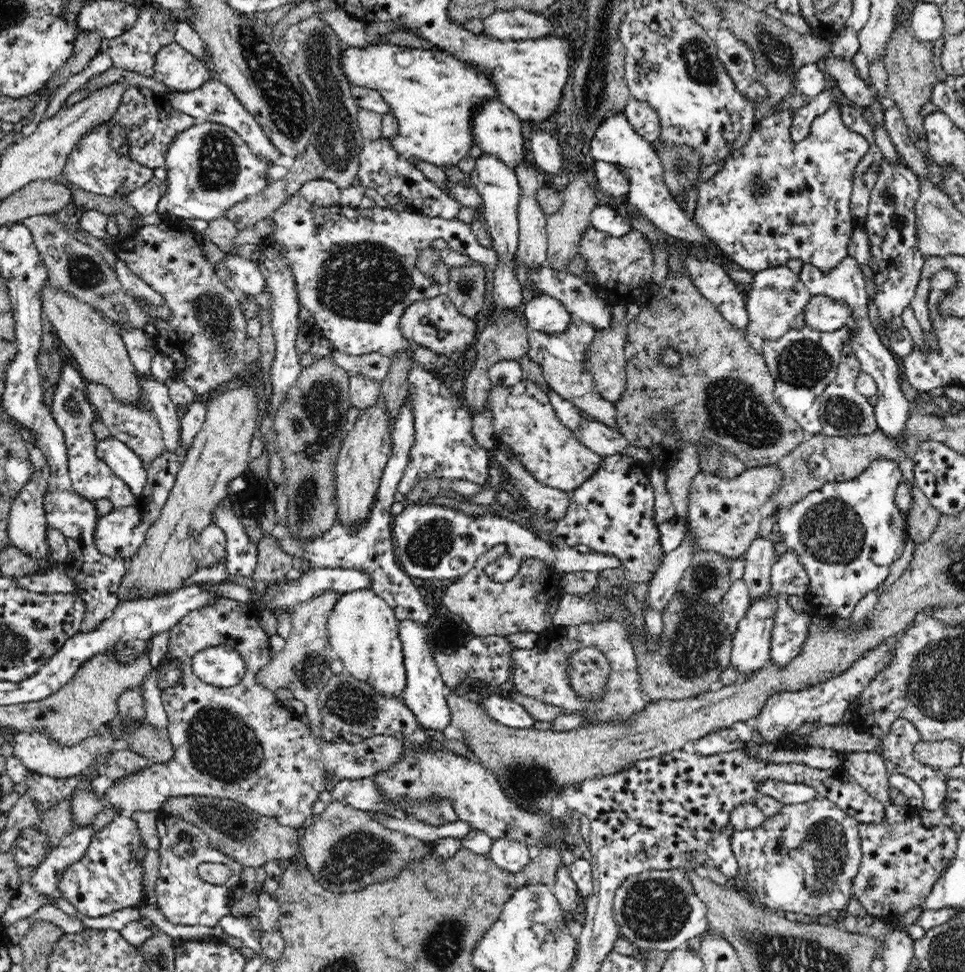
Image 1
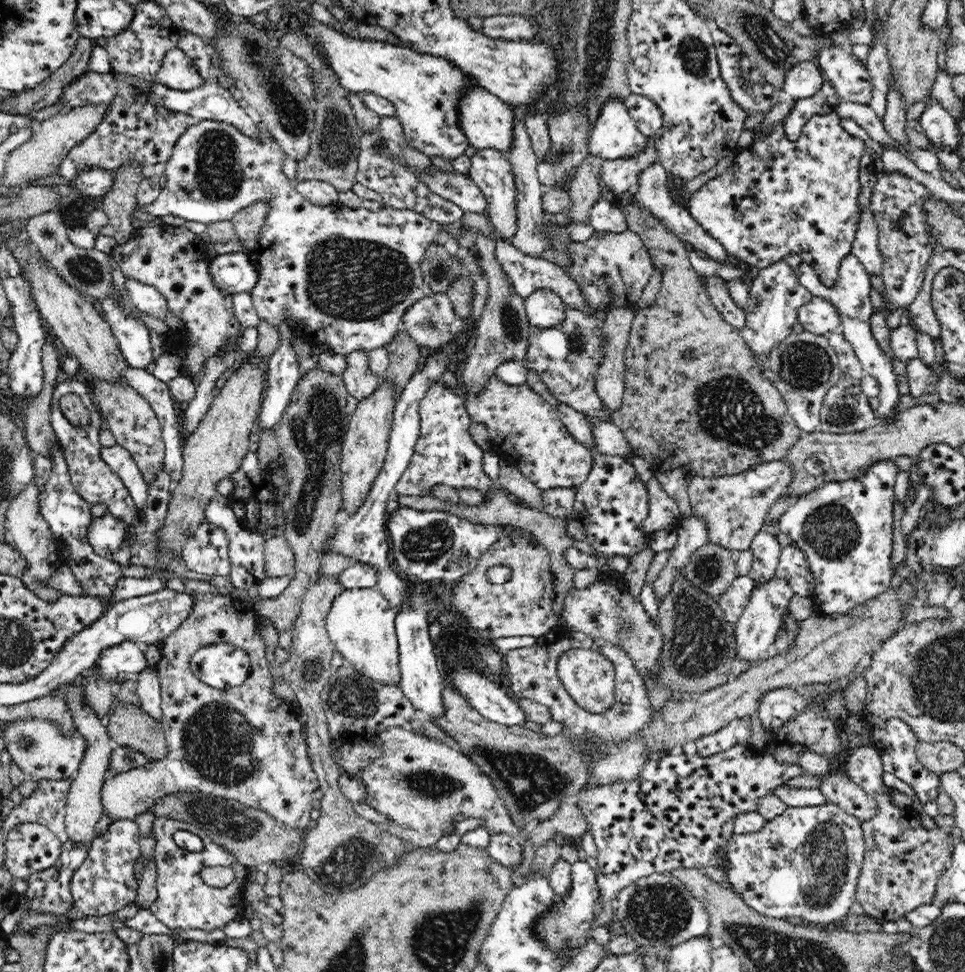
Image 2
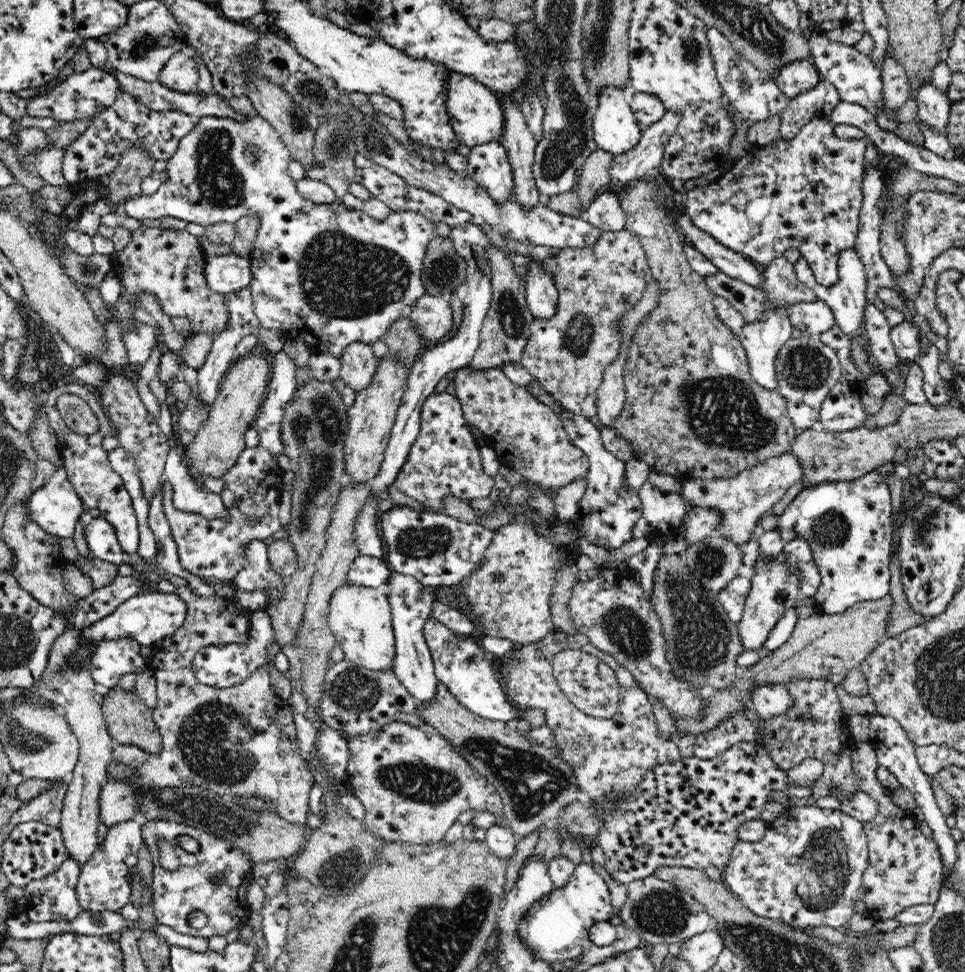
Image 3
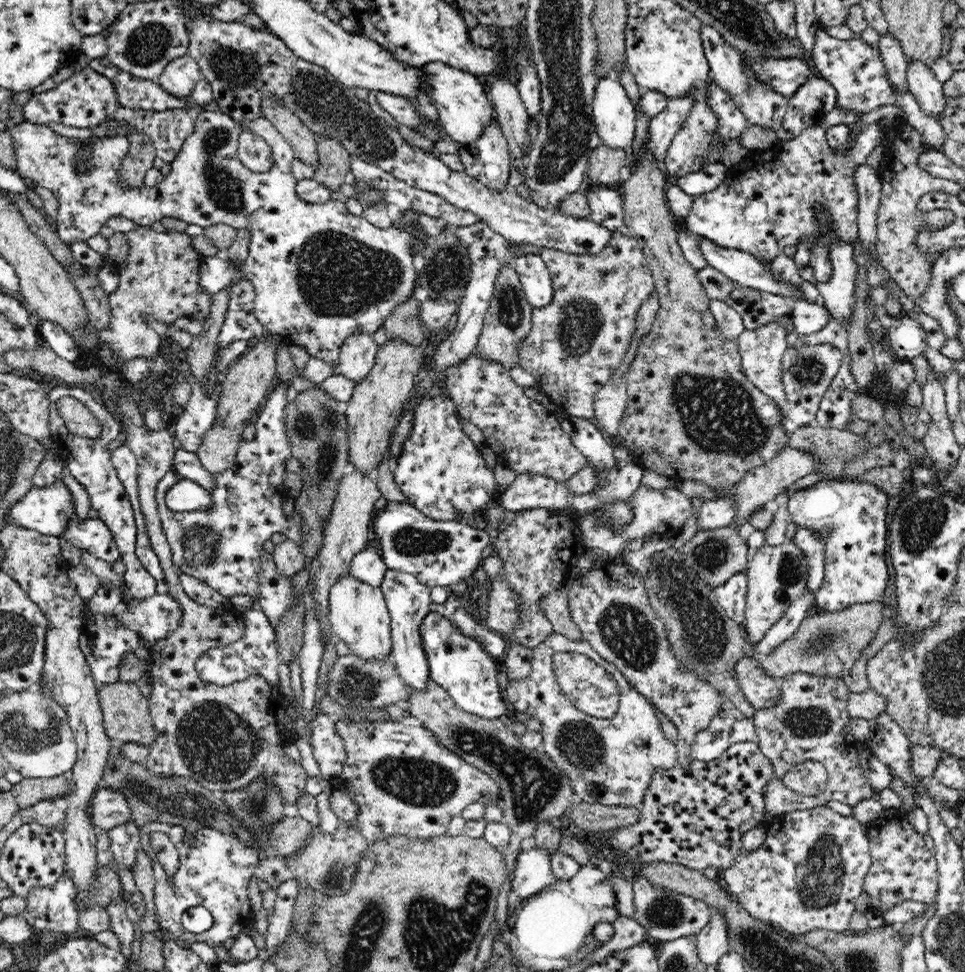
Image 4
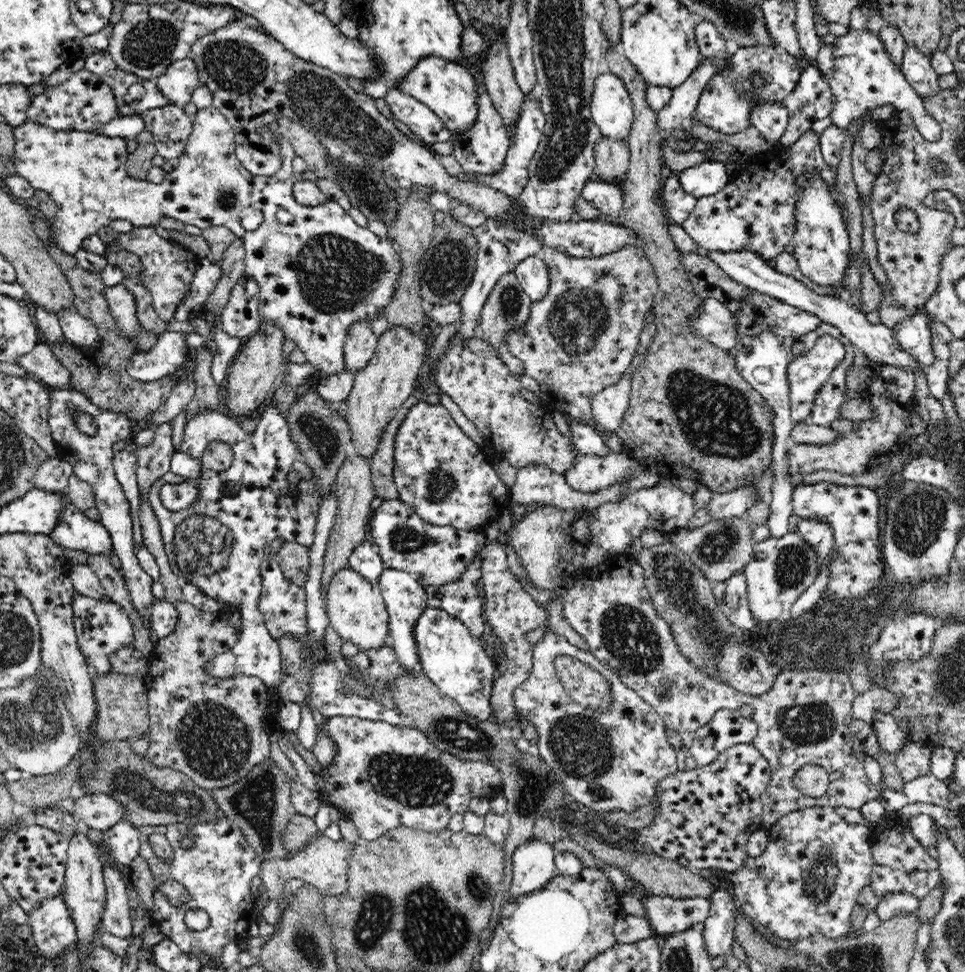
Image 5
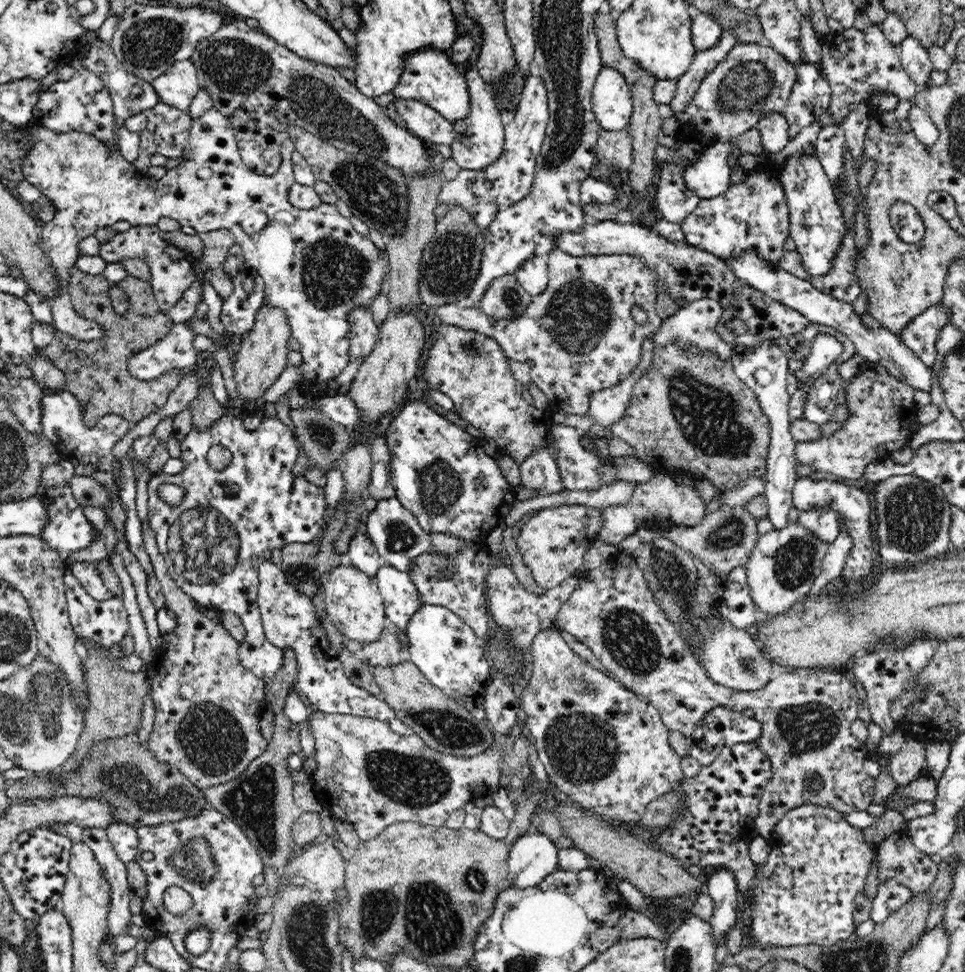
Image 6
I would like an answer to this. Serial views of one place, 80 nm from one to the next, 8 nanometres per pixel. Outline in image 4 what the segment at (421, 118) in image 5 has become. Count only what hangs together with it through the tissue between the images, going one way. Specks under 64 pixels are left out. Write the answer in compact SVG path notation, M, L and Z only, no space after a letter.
M378 91L372 95L372 100L390 113L399 124L403 124L408 128L414 128L415 132L420 132L426 138L435 142L437 134L431 130L431 126L421 126L419 118L417 118L417 110L411 108L411 104L405 98L394 96L394 94L383 93Z

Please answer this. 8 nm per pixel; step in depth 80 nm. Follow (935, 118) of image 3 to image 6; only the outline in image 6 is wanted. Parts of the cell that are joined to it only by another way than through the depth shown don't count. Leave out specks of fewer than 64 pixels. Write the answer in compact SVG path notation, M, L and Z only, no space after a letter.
M907 37L901 42L900 58L910 80L914 81L917 88L929 88L932 83L932 62L928 59L928 51L918 39Z

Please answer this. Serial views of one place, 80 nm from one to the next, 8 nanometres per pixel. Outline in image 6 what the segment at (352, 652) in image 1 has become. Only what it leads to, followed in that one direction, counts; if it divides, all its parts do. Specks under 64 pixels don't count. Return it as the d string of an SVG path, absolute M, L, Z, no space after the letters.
M350 562L334 567L325 577L323 584L325 611L338 628L342 636L349 640L358 640L372 644L381 637L382 629L387 625L385 604L377 586L375 577L358 570Z

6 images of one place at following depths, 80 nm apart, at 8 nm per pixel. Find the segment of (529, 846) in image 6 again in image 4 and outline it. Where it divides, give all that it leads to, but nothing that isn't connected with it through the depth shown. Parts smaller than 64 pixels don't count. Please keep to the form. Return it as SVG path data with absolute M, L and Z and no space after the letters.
M542 847L519 851L513 870L512 887L508 894L508 914L514 914L530 897L553 884L557 878L550 864L551 853Z

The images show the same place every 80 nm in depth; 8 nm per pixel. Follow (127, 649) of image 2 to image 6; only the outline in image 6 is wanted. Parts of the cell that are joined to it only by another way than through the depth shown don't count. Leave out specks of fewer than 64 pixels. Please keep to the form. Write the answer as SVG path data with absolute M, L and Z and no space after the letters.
M64 558L62 562L65 569L67 609L69 610L69 619L71 620L73 631L80 639L92 640L110 652L110 648L114 646L114 643L121 641L123 636L126 636L126 633L130 631L127 610L123 605L123 599L111 596L107 601L99 601L90 596L86 589L82 588L78 580L75 580L72 572L70 572L73 563L68 558Z

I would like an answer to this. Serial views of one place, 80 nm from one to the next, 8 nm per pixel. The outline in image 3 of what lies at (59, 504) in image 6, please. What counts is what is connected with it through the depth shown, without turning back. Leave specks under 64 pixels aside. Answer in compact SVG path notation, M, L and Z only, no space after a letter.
M96 517L84 527L84 538L89 546L91 554L106 562L120 564L144 565L145 560L134 552L128 554L119 545L114 527L105 519Z

